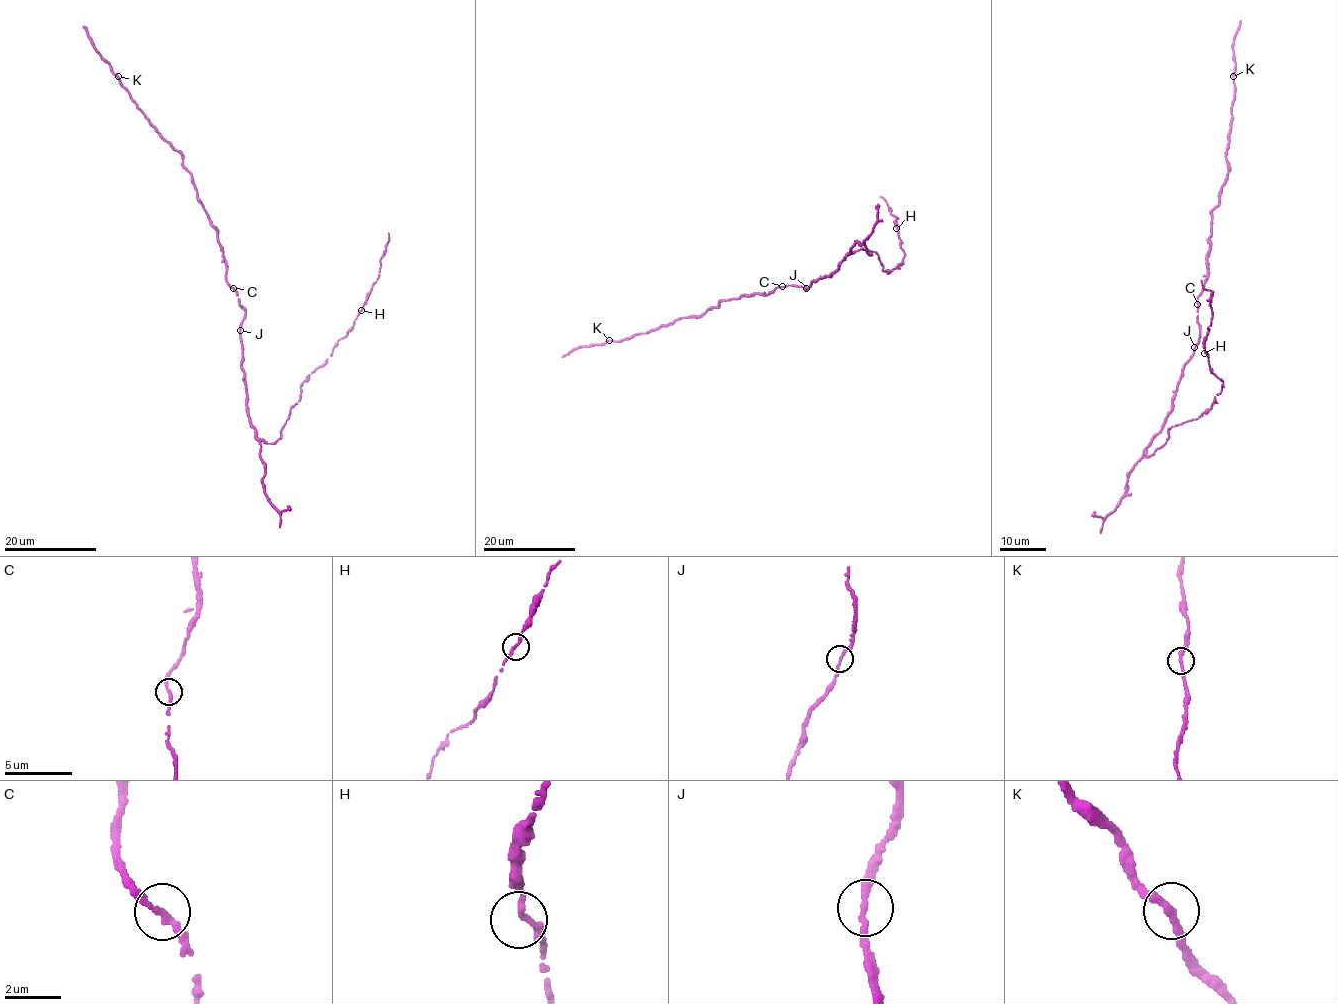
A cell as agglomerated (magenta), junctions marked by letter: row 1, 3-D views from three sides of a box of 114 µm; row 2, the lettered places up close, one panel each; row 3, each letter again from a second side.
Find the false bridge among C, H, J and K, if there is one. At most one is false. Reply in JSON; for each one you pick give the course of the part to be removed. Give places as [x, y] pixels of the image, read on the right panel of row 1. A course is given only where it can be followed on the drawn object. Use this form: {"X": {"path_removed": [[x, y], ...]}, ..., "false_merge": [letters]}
{"false_merge": []}

